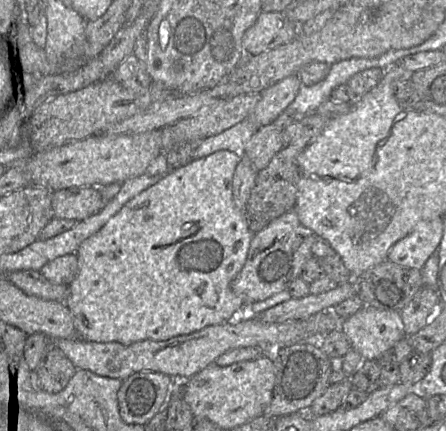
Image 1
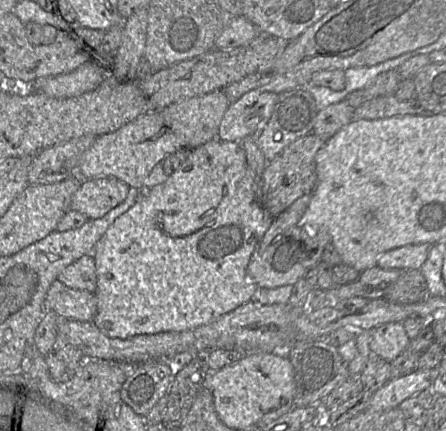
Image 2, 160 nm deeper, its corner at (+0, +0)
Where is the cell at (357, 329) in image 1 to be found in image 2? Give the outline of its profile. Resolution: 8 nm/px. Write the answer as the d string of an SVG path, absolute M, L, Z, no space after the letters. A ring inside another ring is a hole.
M401 322L386 323L370 331L371 356L393 361L408 348L408 338Z

